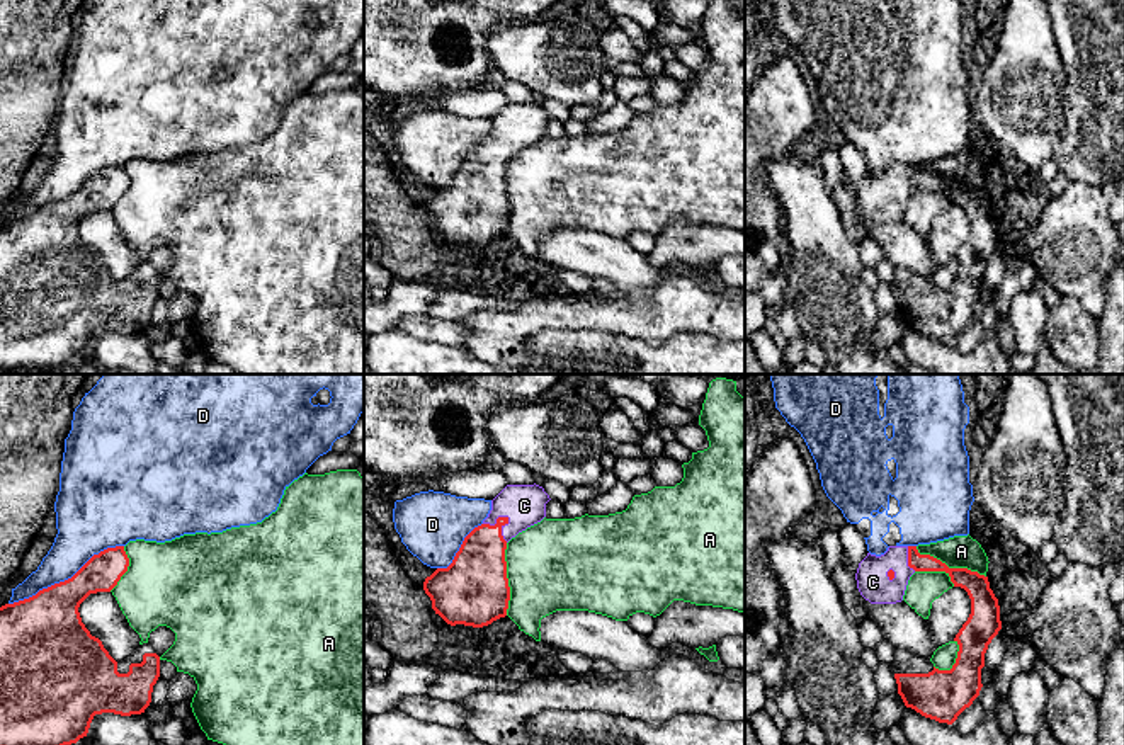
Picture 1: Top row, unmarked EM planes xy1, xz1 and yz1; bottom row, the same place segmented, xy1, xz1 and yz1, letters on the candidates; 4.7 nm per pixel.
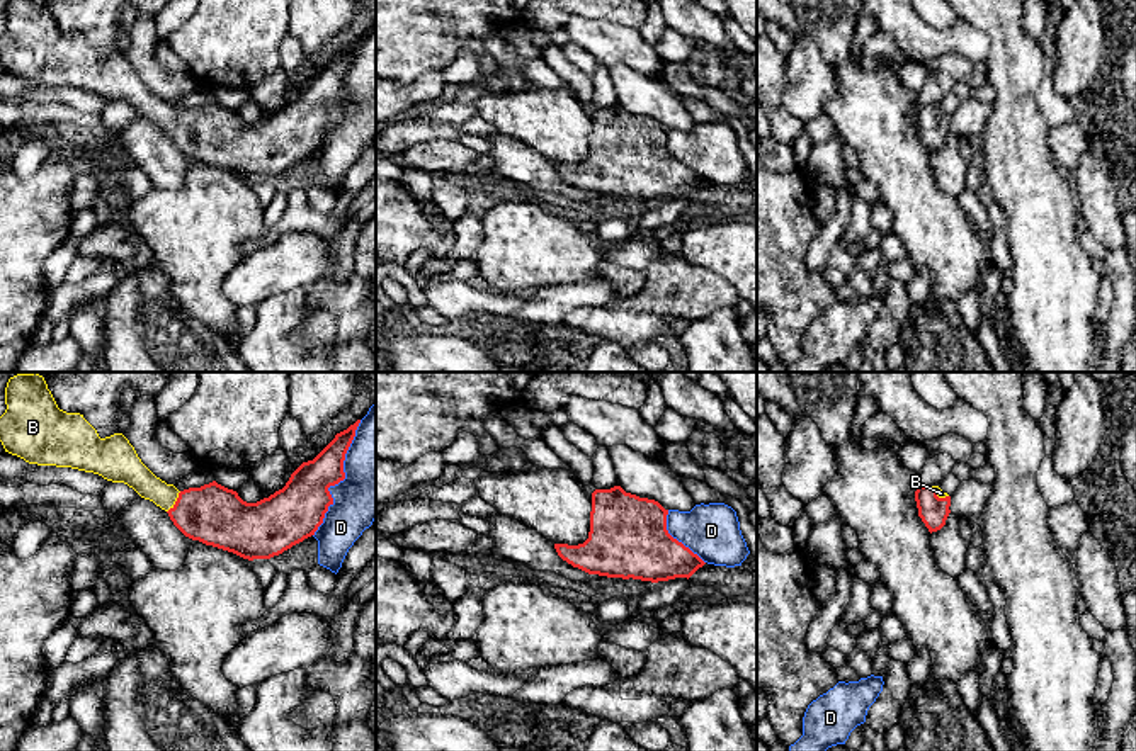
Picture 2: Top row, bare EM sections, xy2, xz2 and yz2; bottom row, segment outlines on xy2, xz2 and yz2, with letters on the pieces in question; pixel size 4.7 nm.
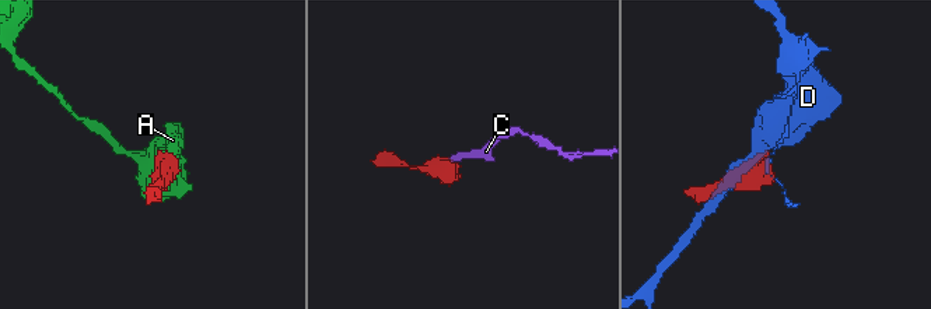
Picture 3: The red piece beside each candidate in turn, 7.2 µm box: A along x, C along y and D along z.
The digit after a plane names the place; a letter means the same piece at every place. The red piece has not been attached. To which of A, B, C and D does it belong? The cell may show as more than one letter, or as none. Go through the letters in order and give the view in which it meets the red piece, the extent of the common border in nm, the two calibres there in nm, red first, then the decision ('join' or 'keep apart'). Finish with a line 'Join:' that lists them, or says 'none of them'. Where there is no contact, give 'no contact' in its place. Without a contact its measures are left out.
A: meets red in yz1; contact 360 nm long; 130 nm thick on the red side, 160 nm on the other; keep apart
B: meets red in xy2; contact 120 nm long; 280 nm thick on the red side, 130 nm on the other; join
C: meets red in xz1; contact 150 nm long; 240 nm thick on the red side, 200 nm on the other; join
D: meets red in xy2; contact 600 nm long; 240 nm thick on the red side, 300 nm on the other; keep apart
Join: B, C

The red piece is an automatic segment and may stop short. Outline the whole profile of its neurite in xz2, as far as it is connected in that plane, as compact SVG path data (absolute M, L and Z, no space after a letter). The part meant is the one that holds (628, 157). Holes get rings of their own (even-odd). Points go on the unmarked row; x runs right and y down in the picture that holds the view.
M621 105L595 109L588 158L578 165L554 163L554 168L563 180L588 194L651 202L689 199L706 182L668 153L667 134L658 121L626 112Z

